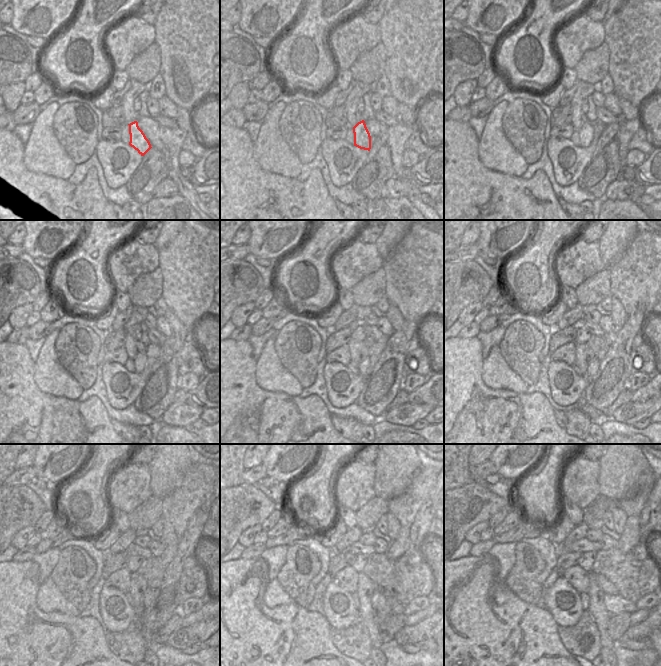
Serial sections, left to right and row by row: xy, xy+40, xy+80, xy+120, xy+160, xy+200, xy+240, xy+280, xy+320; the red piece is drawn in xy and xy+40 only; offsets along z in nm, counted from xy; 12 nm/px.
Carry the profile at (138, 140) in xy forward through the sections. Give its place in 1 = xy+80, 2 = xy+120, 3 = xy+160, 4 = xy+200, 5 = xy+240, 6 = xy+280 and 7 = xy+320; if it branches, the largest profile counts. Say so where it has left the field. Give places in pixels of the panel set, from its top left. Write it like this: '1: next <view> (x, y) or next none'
1: next xy+80 (586, 133)
2: next xy+120 (139, 360)
3: next xy+160 (364, 366)
4: next xy+200 (593, 366)
5: next xy+240 (150, 595)
6: next xy+280 (384, 606)
7: next xy+320 (614, 604)

